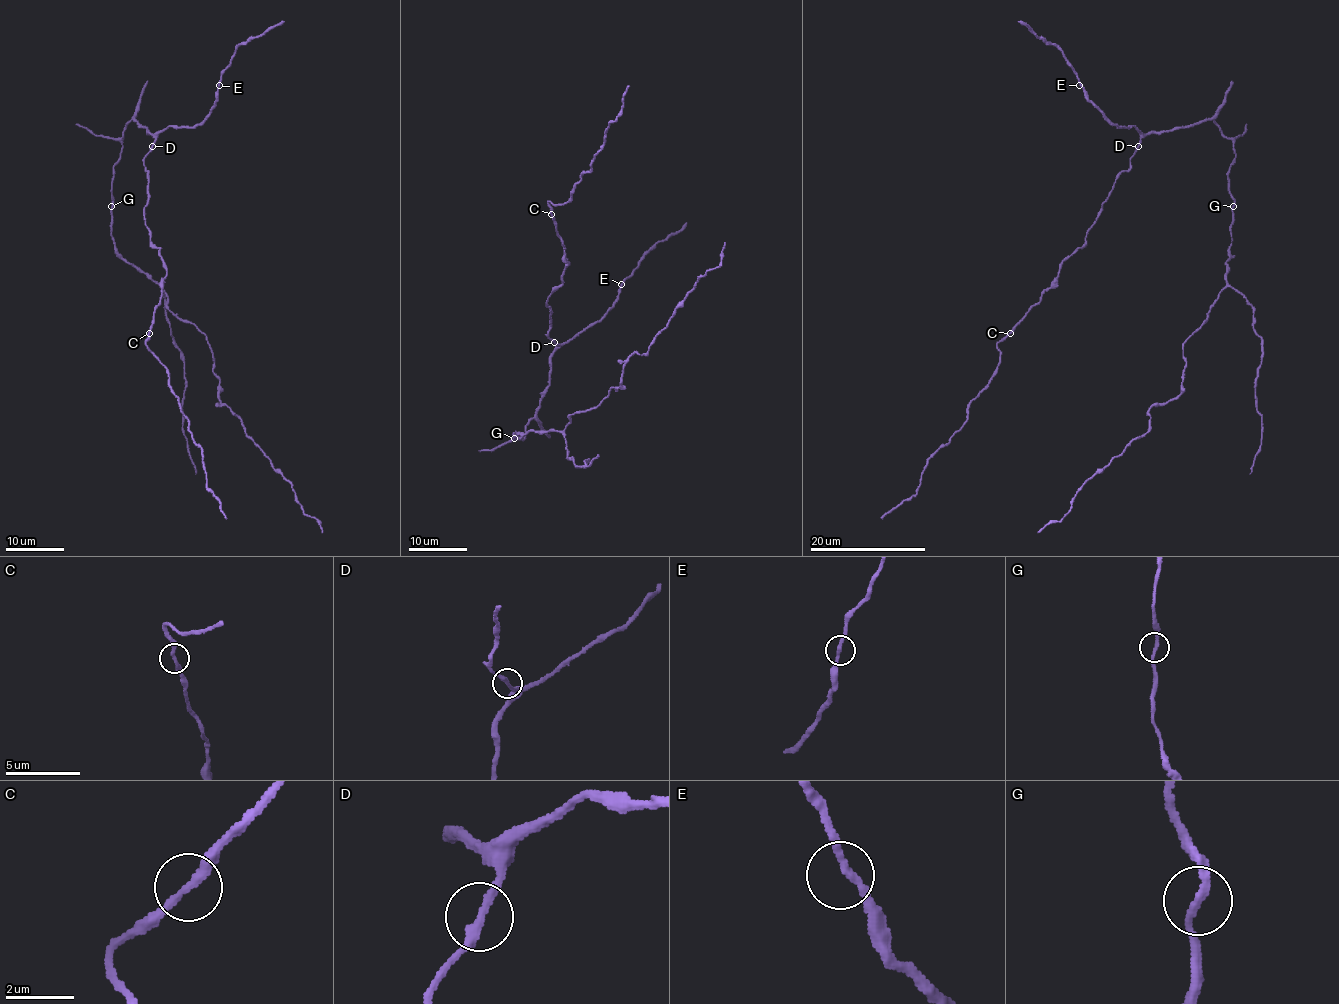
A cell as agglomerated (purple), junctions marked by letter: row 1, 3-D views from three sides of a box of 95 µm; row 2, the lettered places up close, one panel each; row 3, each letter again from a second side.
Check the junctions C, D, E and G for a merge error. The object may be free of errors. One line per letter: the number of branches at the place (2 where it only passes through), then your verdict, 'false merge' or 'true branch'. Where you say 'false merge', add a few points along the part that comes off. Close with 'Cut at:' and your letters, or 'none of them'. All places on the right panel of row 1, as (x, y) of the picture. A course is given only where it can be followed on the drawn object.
C: branches 2; true branch
D: branches 2; true branch
E: branches 2; true branch
G: branches 2; true branch
Cut at: none of them

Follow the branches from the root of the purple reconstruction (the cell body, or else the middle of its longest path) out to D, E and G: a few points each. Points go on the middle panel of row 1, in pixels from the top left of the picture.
D: (536, 416), (542, 393), (549, 384), (550, 353), (558, 345), (555, 342)
E: (536, 416), (542, 393), (549, 384), (550, 355), (597, 323), (613, 306), (621, 284)
G: (536, 416), (526, 426), (523, 439), (515, 432), (514, 438)

